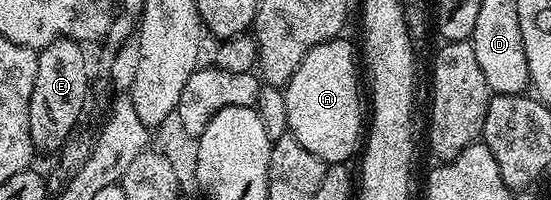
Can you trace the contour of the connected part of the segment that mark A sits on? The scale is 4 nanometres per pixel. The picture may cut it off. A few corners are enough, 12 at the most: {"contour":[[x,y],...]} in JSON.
{"contour":[[314,45],[284,91],[290,134],[328,165],[362,139],[357,52]]}

